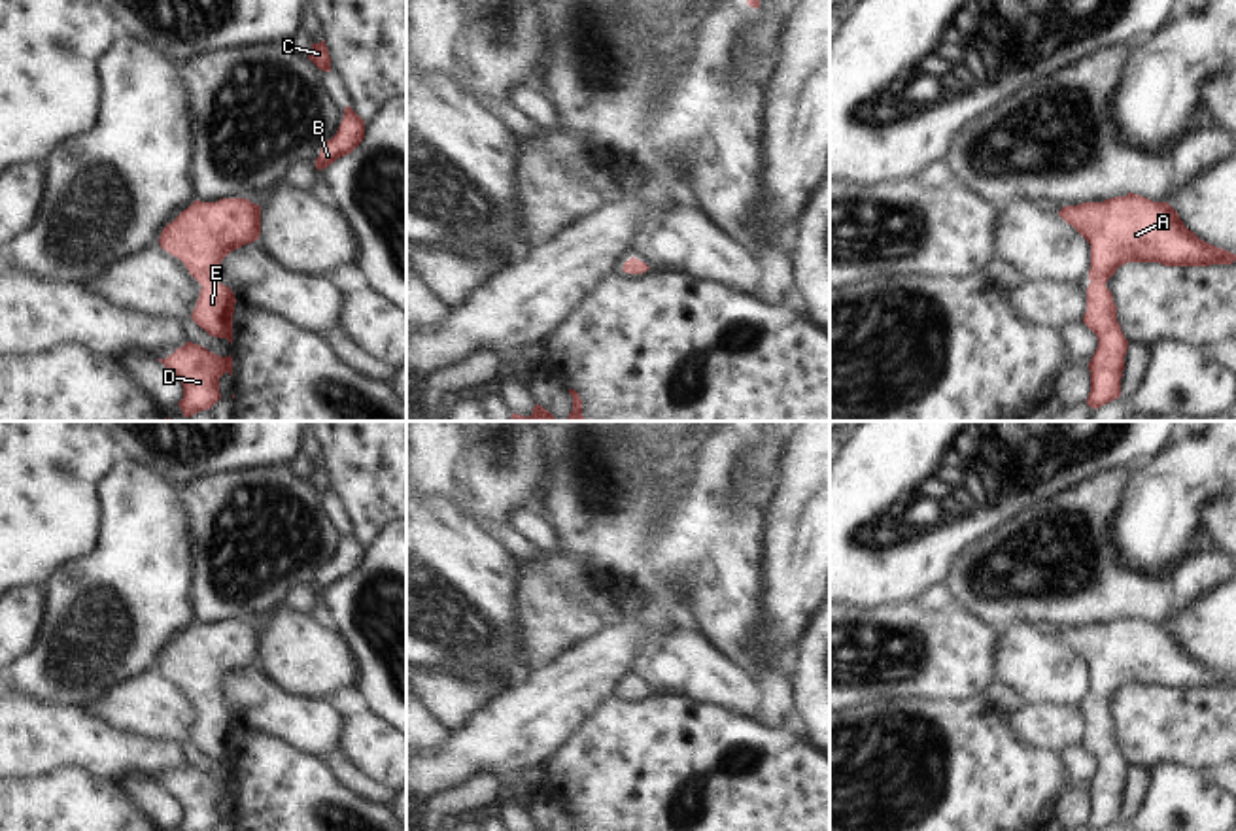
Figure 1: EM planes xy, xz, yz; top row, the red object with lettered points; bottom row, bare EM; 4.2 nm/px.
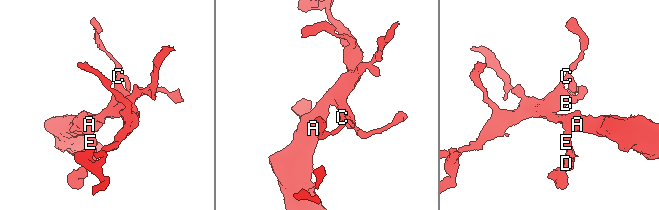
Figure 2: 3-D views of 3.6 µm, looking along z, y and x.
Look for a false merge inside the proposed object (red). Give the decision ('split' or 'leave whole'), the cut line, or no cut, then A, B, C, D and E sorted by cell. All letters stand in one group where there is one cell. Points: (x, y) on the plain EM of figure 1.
leave whole; cut none; groups A B C D E

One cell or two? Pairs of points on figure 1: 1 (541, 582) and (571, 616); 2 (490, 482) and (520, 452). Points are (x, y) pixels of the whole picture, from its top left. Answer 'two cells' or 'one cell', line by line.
1: one cell
2: one cell

